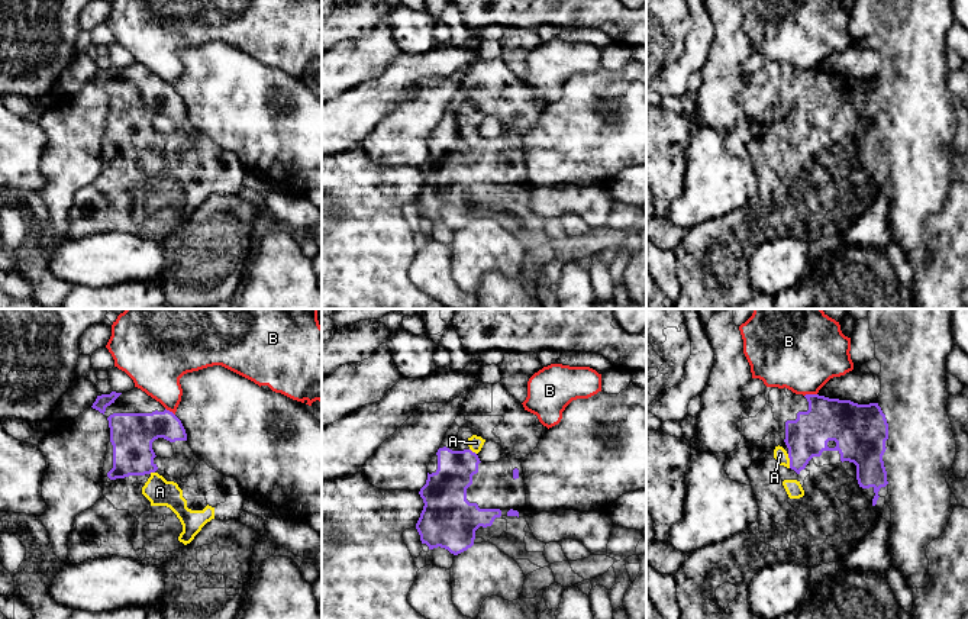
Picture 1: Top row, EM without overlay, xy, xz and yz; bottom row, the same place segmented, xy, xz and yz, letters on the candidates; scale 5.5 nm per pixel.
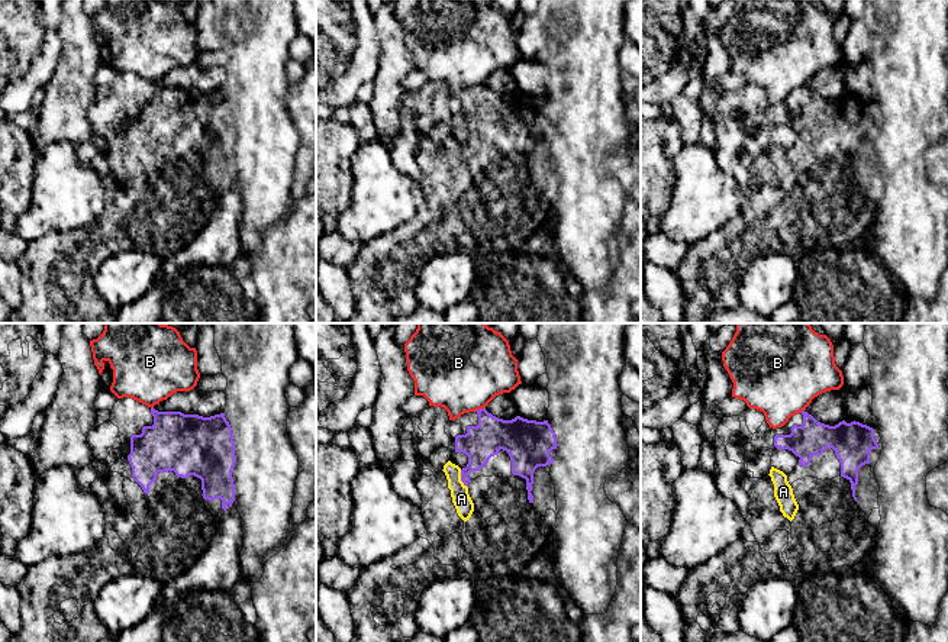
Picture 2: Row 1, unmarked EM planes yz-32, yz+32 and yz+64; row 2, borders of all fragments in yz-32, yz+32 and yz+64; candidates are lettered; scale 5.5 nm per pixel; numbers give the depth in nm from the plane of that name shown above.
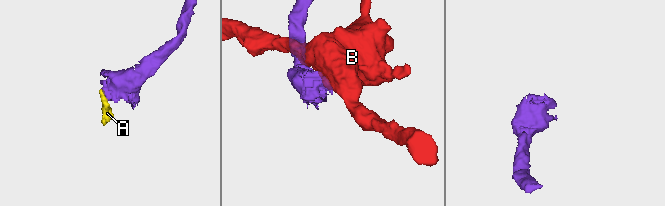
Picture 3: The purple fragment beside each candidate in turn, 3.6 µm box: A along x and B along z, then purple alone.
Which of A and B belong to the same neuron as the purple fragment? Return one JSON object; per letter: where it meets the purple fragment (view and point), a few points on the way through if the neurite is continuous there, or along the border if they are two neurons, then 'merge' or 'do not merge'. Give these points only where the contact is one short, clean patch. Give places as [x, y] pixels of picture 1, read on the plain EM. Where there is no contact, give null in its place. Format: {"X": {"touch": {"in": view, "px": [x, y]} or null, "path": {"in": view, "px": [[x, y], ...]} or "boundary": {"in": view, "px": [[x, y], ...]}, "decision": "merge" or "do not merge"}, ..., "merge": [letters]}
{"A": {"touch": {"in": "yz", "px": [790, 136]}, "path": {"in": "yz", "px": [[807, 112], [802, 125], [790, 136], [780, 129]]}, "decision": "merge"}, "B": {"touch": {"in": "yz", "px": [810, 70]}, "boundary": {"in": "yz", "px": [[816, 68], [804, 71]]}, "decision": "do not merge"}, "merge": ["A"]}

